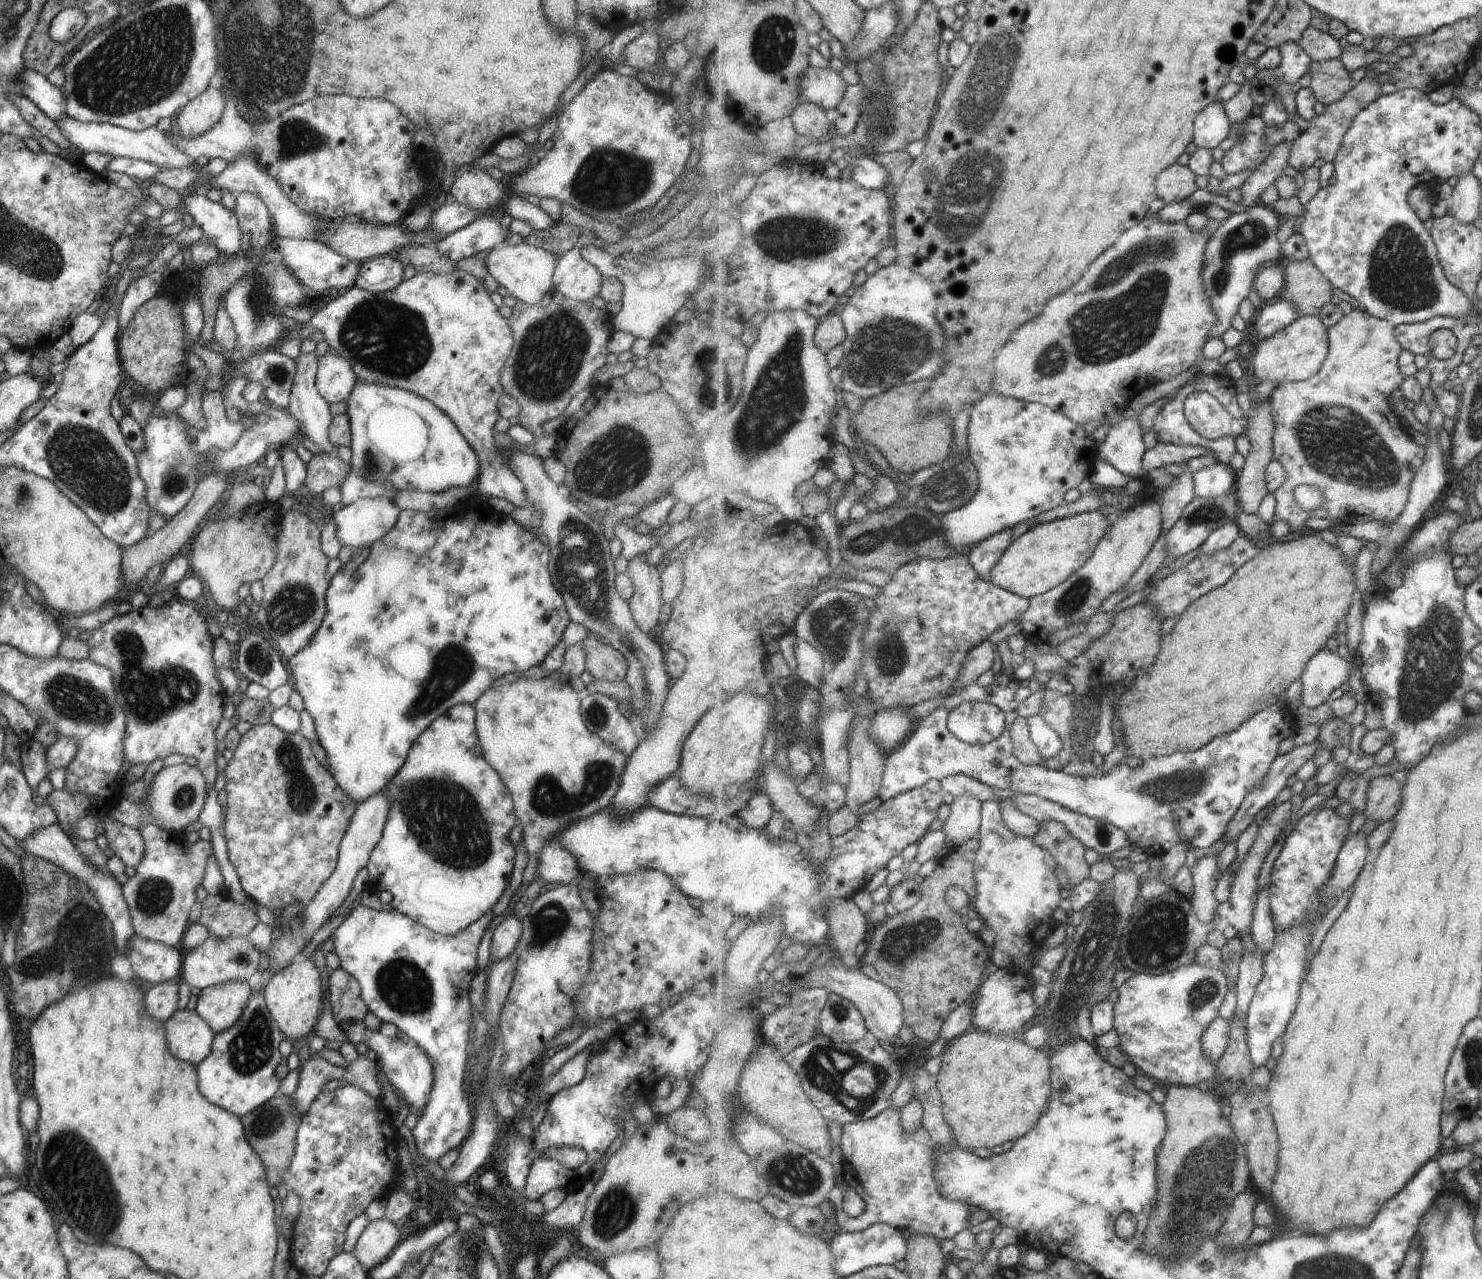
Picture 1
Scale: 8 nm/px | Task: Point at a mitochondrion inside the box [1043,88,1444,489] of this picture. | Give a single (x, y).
(1402, 275)

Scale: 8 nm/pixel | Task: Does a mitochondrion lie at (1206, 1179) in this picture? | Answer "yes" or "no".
yes

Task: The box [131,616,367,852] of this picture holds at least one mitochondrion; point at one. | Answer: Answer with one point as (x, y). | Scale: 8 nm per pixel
(302, 796)

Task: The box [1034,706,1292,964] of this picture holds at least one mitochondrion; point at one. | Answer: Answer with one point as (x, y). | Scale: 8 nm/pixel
(1181, 786)

